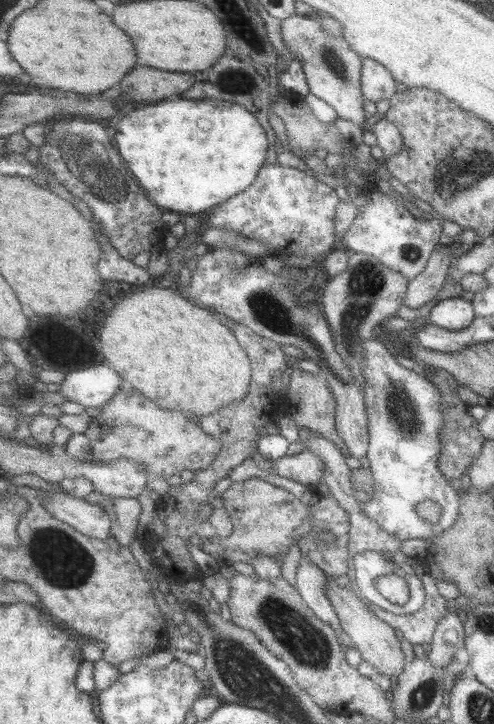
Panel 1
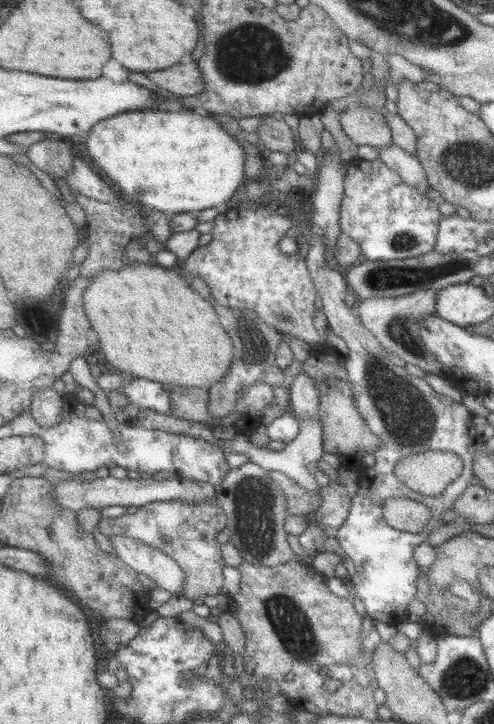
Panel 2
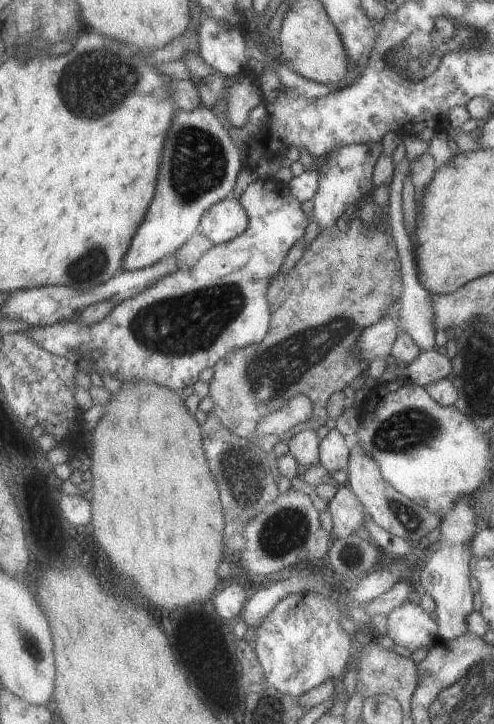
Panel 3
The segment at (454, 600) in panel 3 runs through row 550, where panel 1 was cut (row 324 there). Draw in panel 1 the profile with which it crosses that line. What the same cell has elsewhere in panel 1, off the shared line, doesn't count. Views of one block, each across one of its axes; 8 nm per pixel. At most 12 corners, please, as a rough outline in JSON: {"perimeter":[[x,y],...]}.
{"perimeter":[[447,298],[431,308],[427,322],[455,332],[475,320],[473,304]]}

